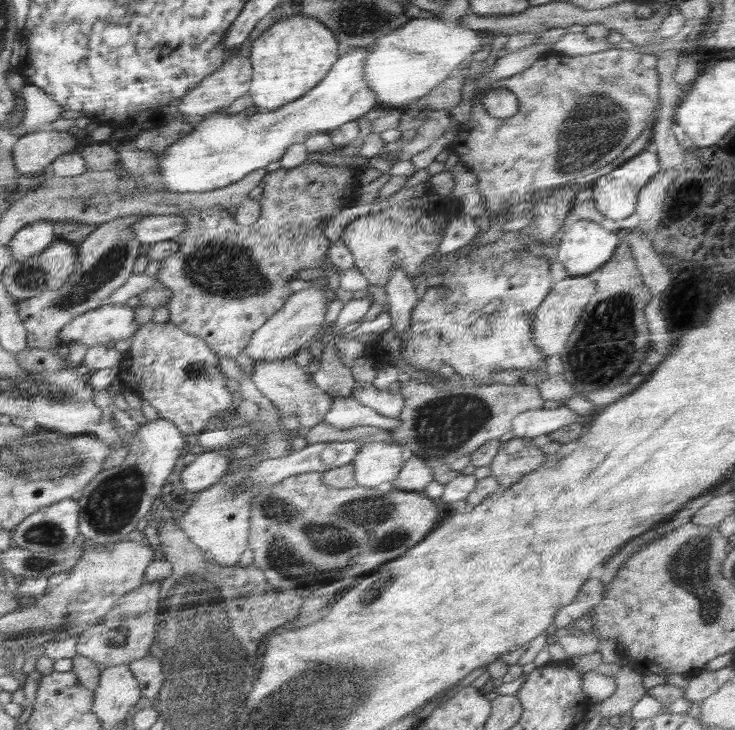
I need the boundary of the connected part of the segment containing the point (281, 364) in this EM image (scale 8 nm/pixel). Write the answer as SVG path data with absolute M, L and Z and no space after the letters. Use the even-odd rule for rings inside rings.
M292 357L271 362L254 362L254 374L250 378L255 388L268 398L279 410L280 415L298 414L300 425L305 430L312 429L324 419L336 398L323 392L307 378L303 368L298 368Z

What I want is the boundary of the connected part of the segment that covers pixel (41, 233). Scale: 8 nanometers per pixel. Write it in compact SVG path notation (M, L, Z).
M54 219L36 220L22 227L8 242L12 260L24 260L34 256L52 244Z

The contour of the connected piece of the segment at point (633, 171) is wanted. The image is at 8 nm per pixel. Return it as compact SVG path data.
M642 150L637 156L630 158L609 174L598 177L592 184L592 199L596 208L603 214L604 218L611 218L616 222L628 218L635 213L639 190L642 190L650 182L652 176L658 174L659 168L660 163L657 154Z

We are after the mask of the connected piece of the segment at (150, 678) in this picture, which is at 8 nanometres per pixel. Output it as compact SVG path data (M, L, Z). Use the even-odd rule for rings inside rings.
M147 654L146 657L131 662L129 667L135 673L136 679L139 680L140 692L144 697L144 702L151 701L160 692L160 688L164 684L164 673L160 660Z

